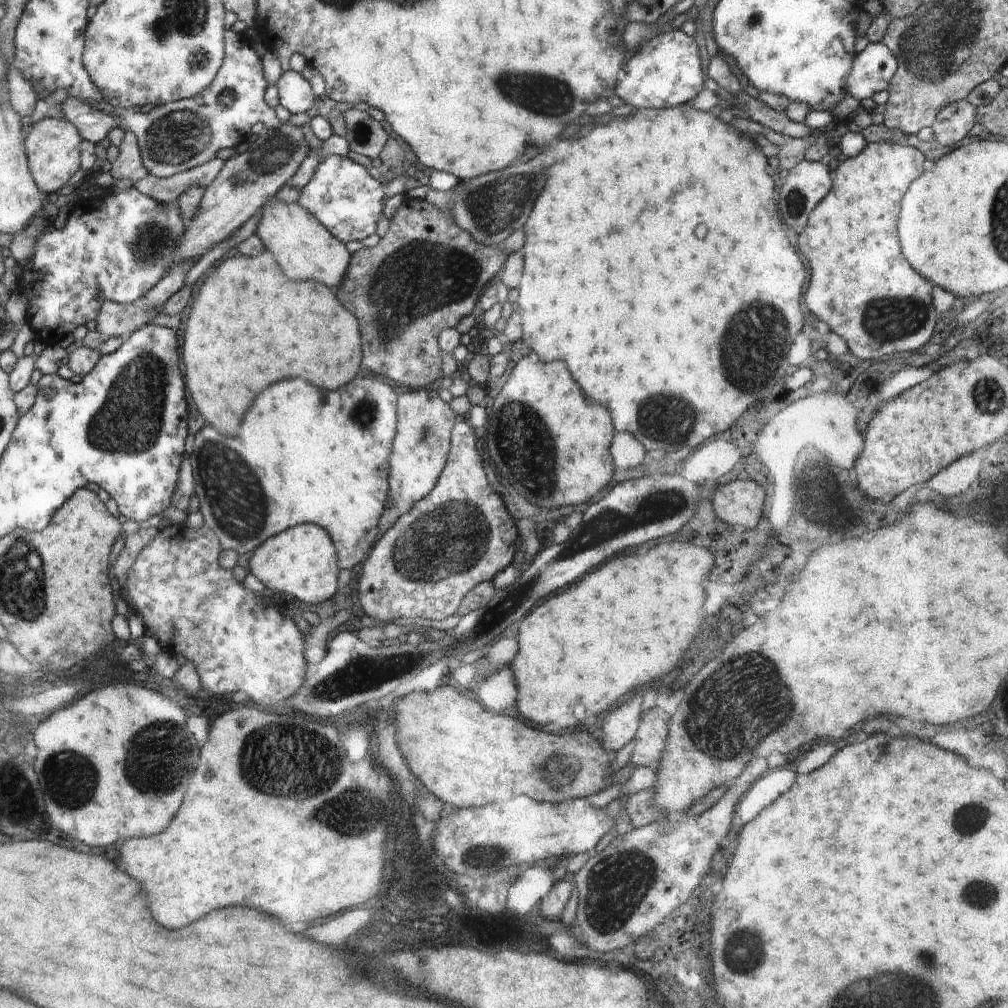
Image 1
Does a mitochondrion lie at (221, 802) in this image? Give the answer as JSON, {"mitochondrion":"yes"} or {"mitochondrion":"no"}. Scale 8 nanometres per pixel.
{"mitochondrion":"no"}

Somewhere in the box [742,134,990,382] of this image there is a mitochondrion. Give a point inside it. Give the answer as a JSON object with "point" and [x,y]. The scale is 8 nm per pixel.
{"point":[888,319]}

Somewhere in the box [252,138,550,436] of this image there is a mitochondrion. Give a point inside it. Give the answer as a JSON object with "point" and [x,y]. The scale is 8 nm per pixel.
{"point":[419,278]}

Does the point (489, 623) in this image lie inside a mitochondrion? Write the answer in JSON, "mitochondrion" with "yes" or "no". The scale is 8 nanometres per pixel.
{"mitochondrion":"yes"}

